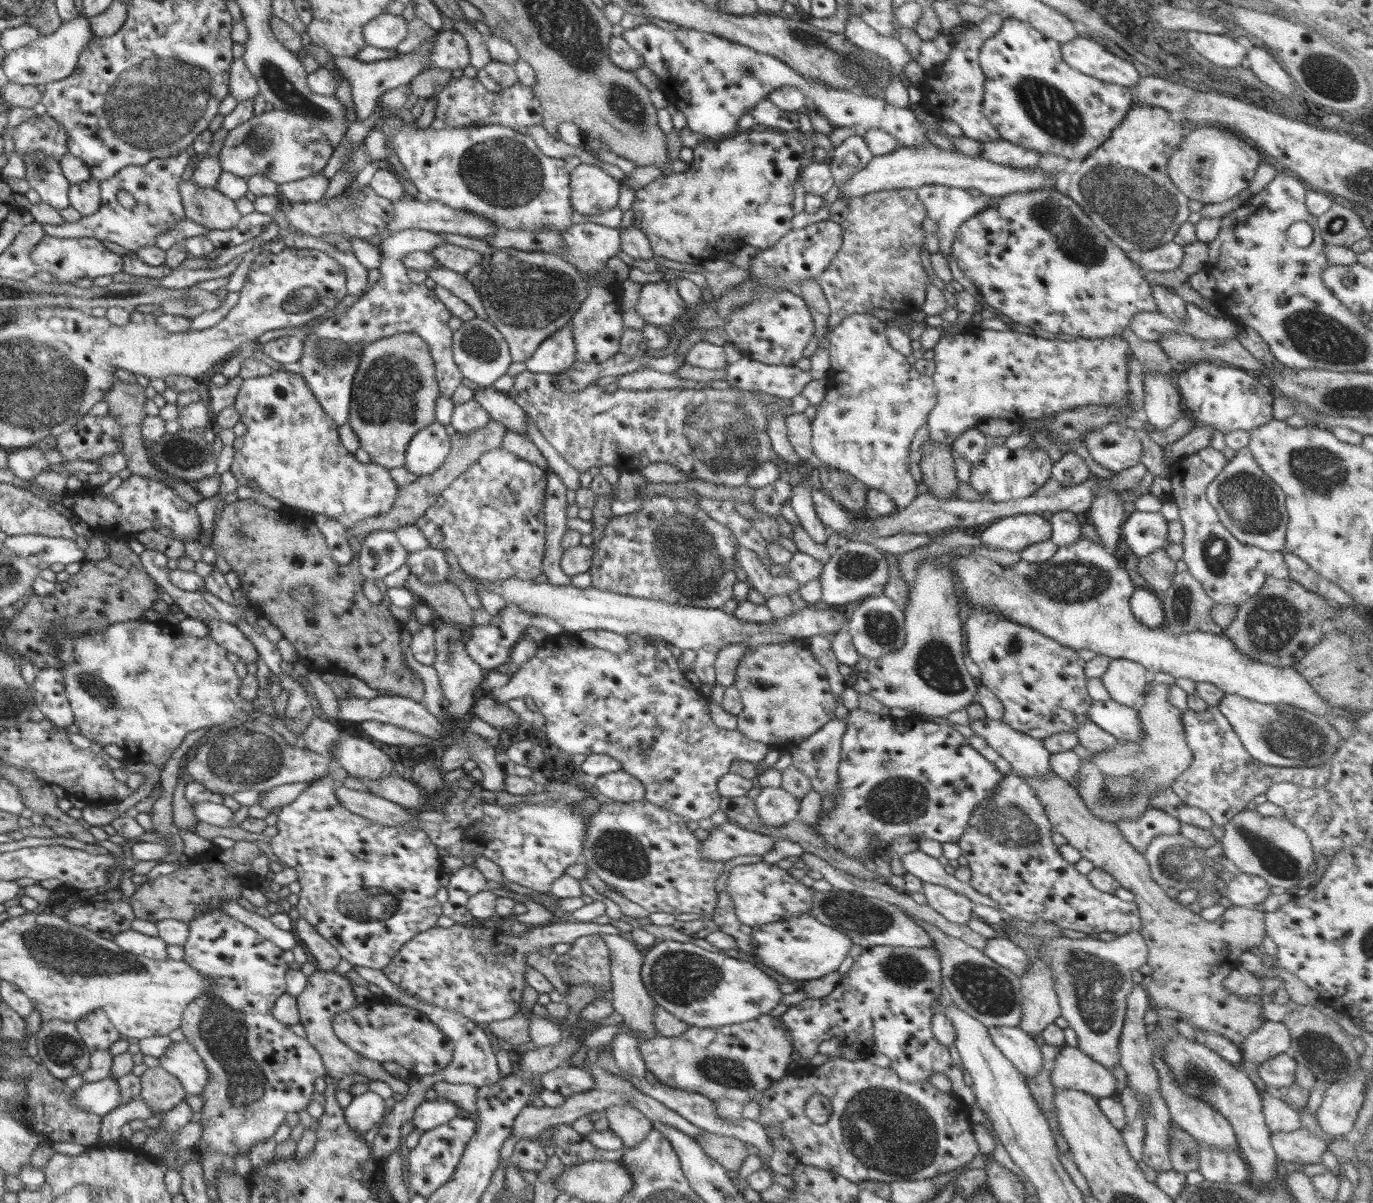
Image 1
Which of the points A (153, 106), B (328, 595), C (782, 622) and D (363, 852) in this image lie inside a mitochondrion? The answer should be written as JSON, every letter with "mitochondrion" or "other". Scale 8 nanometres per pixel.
{"A":"mitochondrion","B":"mitochondrion","C":"other","D":"other"}

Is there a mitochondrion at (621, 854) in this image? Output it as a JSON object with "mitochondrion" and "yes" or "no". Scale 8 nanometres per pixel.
{"mitochondrion":"yes"}

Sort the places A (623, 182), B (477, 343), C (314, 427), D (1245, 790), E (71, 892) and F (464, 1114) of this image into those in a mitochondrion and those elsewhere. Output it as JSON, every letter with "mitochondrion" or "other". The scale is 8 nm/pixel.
{"A":"other","B":"mitochondrion","C":"other","D":"other","E":"other","F":"other"}

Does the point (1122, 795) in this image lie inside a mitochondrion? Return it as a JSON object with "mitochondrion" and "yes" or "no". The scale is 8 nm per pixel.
{"mitochondrion":"yes"}

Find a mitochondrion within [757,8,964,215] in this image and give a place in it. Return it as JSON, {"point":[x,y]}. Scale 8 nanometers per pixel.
{"point":[800,34]}

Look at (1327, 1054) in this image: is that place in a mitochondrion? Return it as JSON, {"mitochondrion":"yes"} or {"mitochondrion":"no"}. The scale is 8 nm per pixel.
{"mitochondrion":"yes"}

